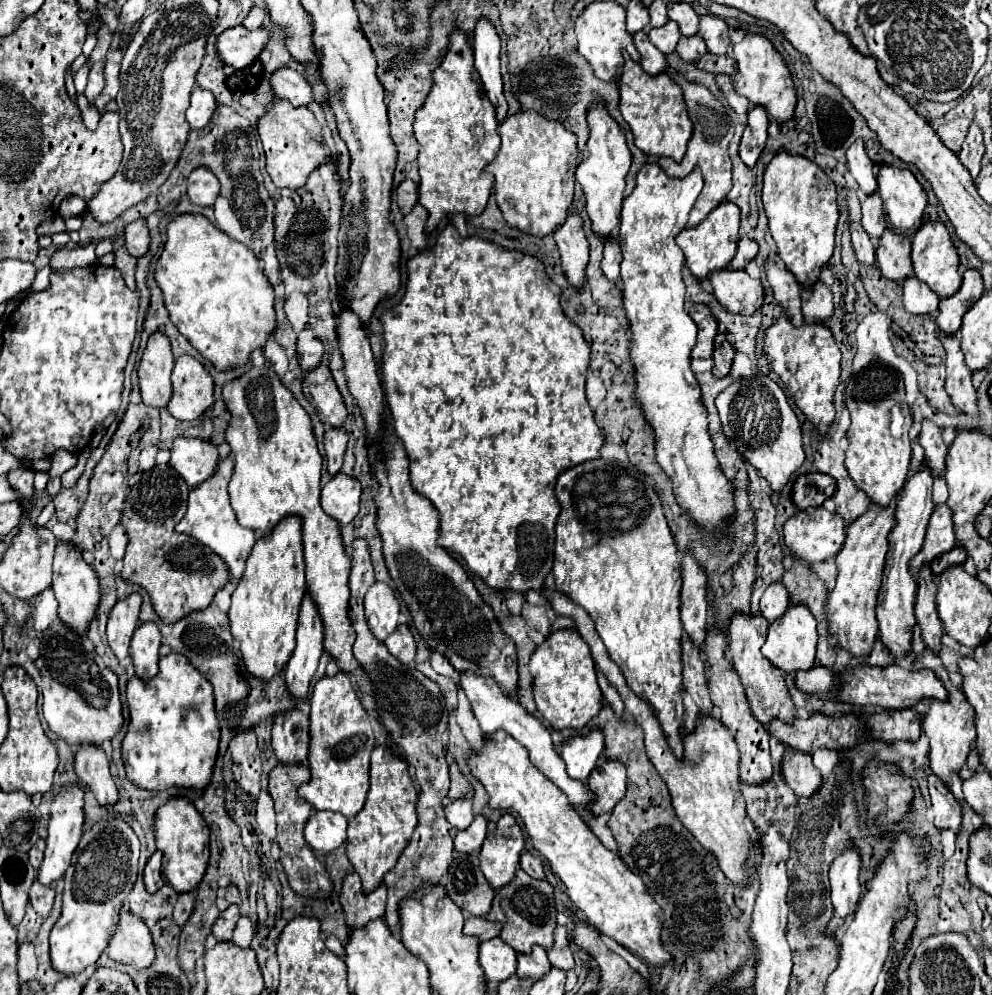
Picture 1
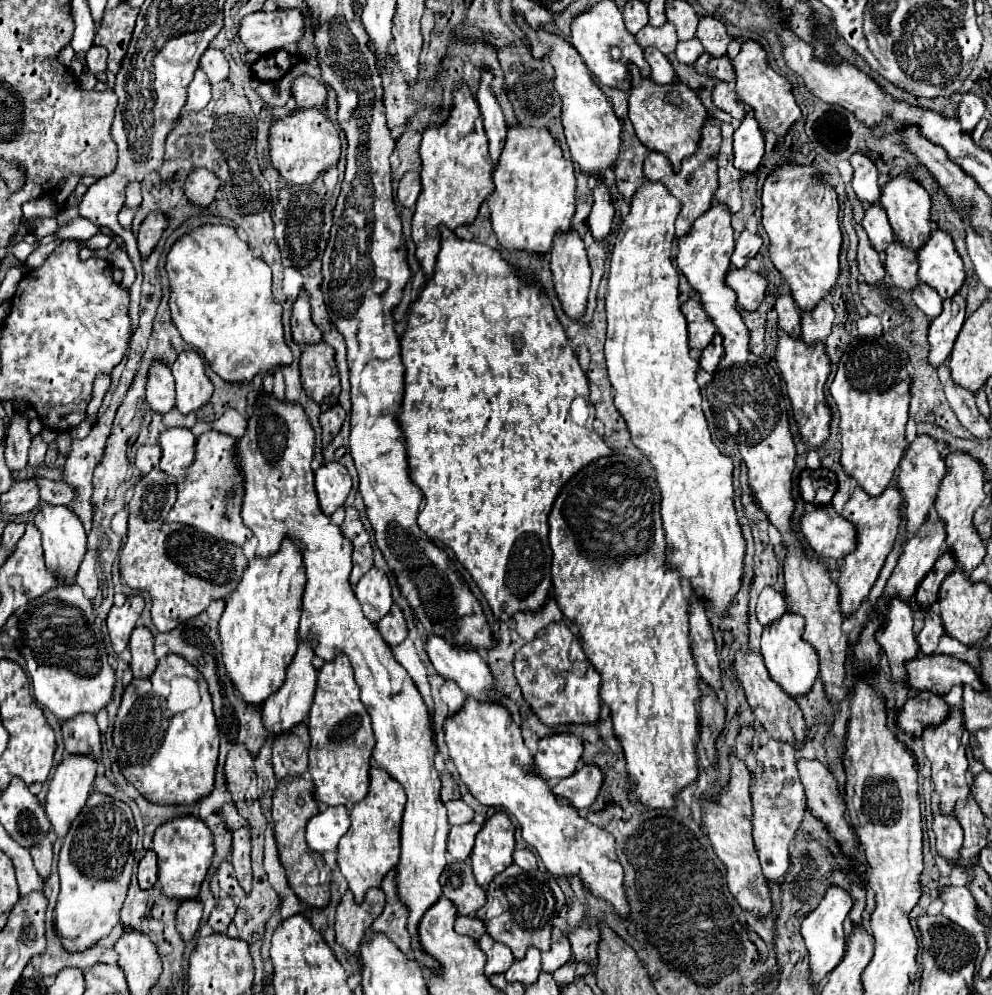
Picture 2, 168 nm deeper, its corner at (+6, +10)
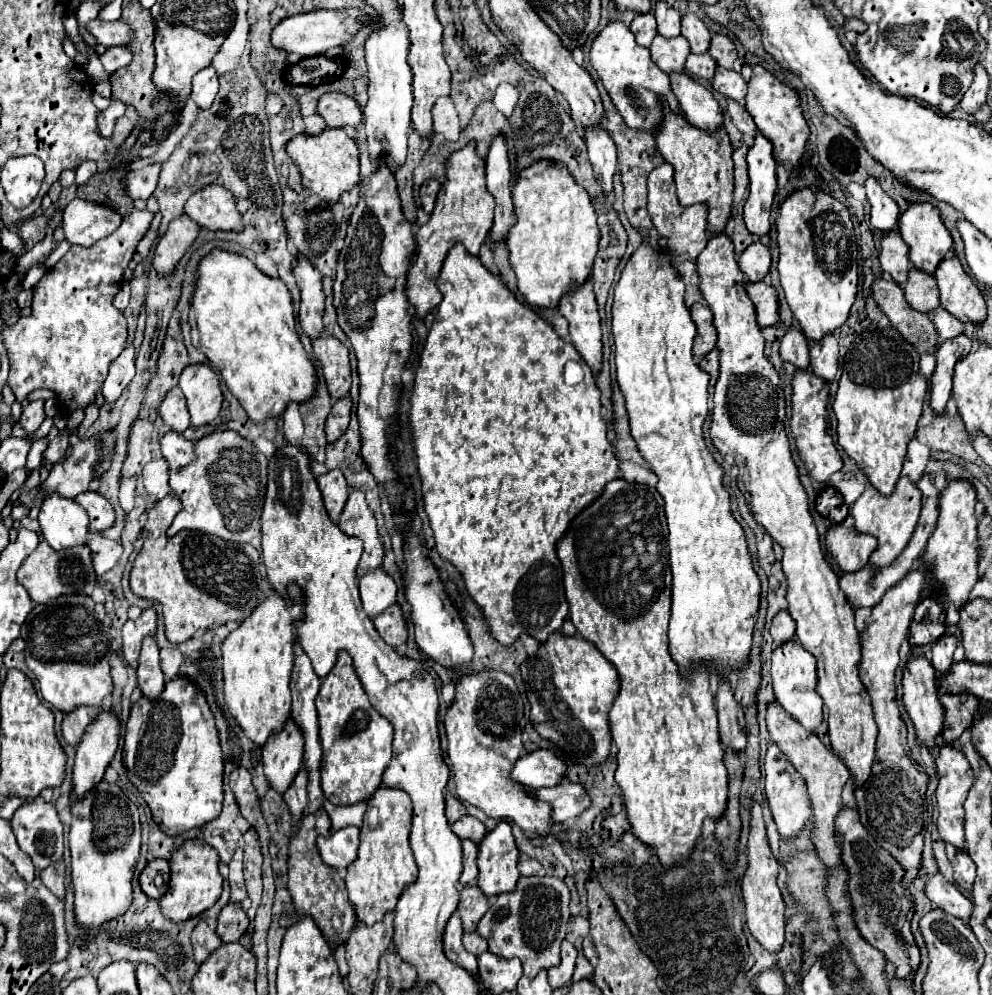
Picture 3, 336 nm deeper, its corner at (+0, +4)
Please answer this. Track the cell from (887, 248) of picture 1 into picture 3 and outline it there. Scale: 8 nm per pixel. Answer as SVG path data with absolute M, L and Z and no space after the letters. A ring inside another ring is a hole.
M912 268L908 272L908 282L904 282L904 296L908 300L908 304L918 310L918 312L930 312L936 306L940 306L938 302L938 286L932 274L926 274L918 268Z

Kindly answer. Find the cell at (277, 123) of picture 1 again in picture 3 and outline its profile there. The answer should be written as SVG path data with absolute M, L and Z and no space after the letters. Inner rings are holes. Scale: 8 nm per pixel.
M326 128L320 136L298 134L296 138L288 140L286 150L300 170L302 186L318 194L322 200L336 202L342 192L348 192L354 184L360 182L358 148L356 142L342 128Z

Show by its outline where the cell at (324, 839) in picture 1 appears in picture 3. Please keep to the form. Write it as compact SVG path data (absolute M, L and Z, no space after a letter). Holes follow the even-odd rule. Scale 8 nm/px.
M344 826L330 836L320 836L316 844L322 860L336 870L344 870L356 858L356 850L360 844L358 834L358 826Z

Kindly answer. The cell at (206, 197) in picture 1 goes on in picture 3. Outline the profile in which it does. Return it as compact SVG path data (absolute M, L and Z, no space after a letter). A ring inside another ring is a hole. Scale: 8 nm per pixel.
M210 184L192 198L188 198L184 206L186 214L198 222L198 226L208 230L240 230L242 220L236 210L236 200L230 190L220 184Z

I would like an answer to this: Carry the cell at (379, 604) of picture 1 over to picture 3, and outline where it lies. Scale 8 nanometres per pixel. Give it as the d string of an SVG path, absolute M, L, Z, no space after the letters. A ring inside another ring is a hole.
M384 570L368 572L358 582L360 598L364 604L364 612L374 618L376 614L382 614L388 606L396 602L396 584L390 574Z

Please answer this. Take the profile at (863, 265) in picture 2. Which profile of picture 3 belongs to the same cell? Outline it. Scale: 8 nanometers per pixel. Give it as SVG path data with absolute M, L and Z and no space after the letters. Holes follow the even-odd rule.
M884 276L876 278L872 284L872 298L878 308L890 318L892 326L902 334L904 340L918 346L922 352L936 348L936 328L928 314L912 310L904 300L904 290L896 282L886 280Z

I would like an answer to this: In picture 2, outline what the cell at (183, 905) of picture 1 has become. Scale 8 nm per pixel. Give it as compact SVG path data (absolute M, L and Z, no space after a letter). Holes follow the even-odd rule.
M188 900L180 904L178 916L176 916L176 928L182 934L184 942L194 940L200 926L200 918L202 918L202 902Z

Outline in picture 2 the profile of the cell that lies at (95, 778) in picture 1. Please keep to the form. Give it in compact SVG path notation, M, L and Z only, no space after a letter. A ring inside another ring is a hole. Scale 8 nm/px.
M60 584L26 604L24 612L18 616L18 630L20 654L24 656L26 670L32 678L34 698L58 720L64 720L62 738L66 750L70 754L90 754L100 758L100 730L92 714L112 700L116 674L108 662L94 604L82 594L78 584Z

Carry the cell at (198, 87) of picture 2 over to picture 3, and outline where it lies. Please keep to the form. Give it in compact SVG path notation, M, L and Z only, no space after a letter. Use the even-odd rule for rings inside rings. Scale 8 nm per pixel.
M208 66L208 68L200 70L200 72L194 76L190 98L198 104L198 108L206 110L208 106L212 106L216 92L218 92L218 76L216 76L214 68Z

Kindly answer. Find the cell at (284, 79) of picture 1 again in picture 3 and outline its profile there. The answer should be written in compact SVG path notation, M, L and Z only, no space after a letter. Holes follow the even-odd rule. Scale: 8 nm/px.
M326 92L318 100L318 114L328 126L358 126L362 120L358 104L340 92Z

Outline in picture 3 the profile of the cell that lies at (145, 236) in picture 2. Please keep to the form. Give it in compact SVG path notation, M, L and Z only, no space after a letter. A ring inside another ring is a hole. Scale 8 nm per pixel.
M182 214L180 218L174 218L168 224L168 230L158 238L154 256L152 256L152 266L160 274L172 274L174 266L178 260L184 256L184 252L190 248L190 244L198 236L198 224L188 218L188 214Z

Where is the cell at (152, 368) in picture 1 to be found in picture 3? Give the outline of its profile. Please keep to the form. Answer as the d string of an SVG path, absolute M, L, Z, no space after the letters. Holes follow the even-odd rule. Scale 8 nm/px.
M178 386L172 388L166 394L164 402L160 404L160 418L166 426L170 426L176 432L184 432L190 426L190 414L186 408L186 398Z

